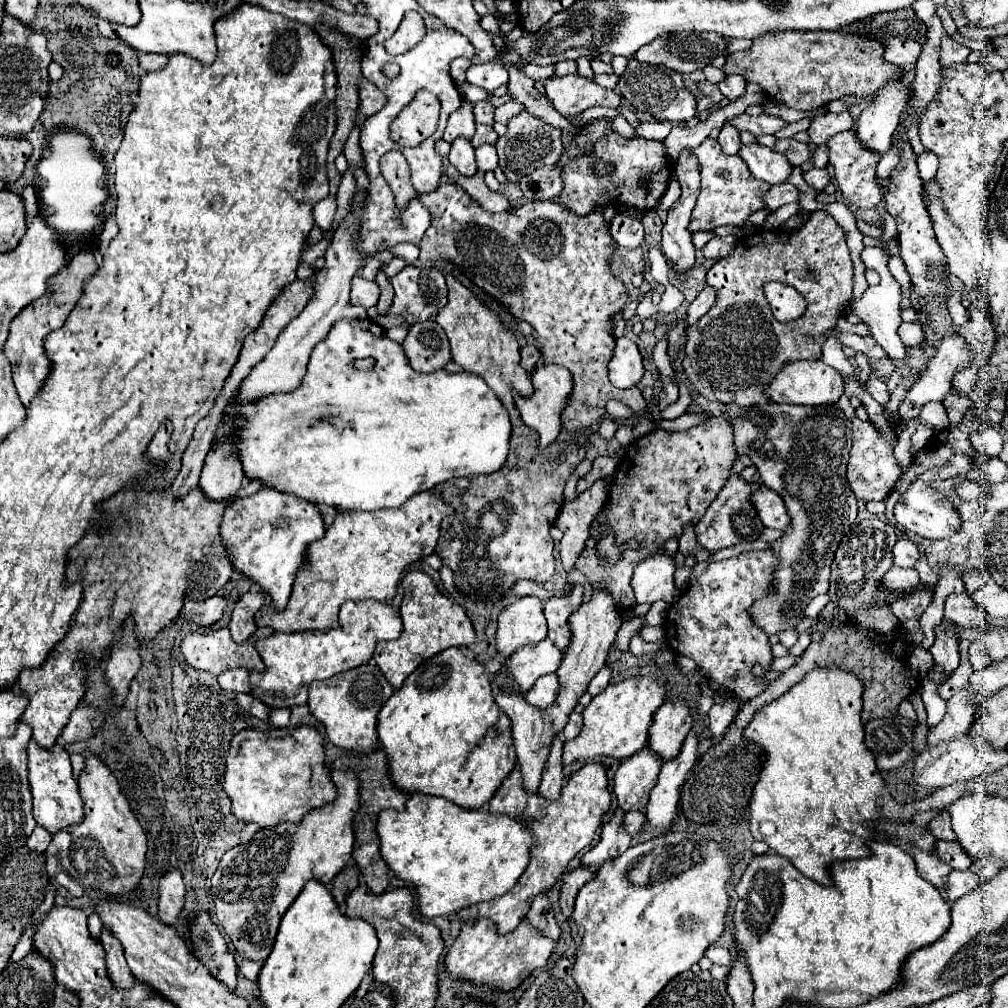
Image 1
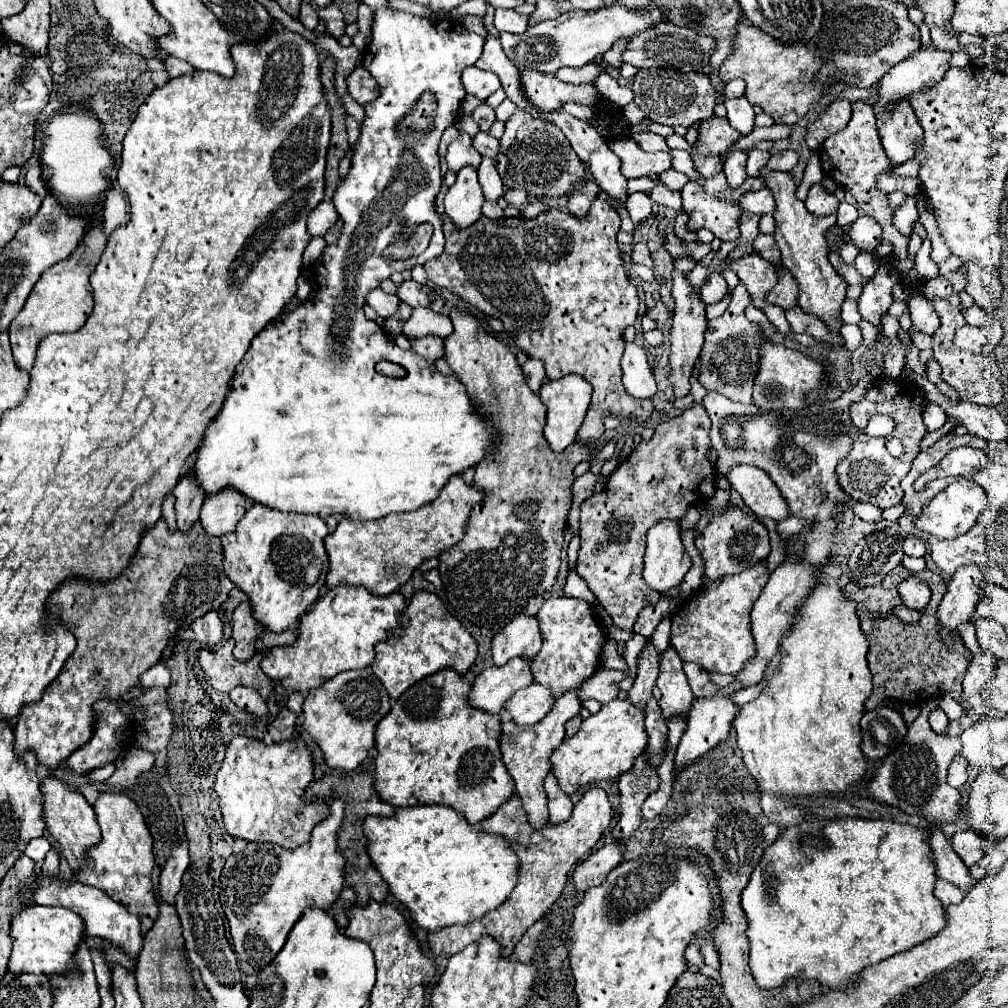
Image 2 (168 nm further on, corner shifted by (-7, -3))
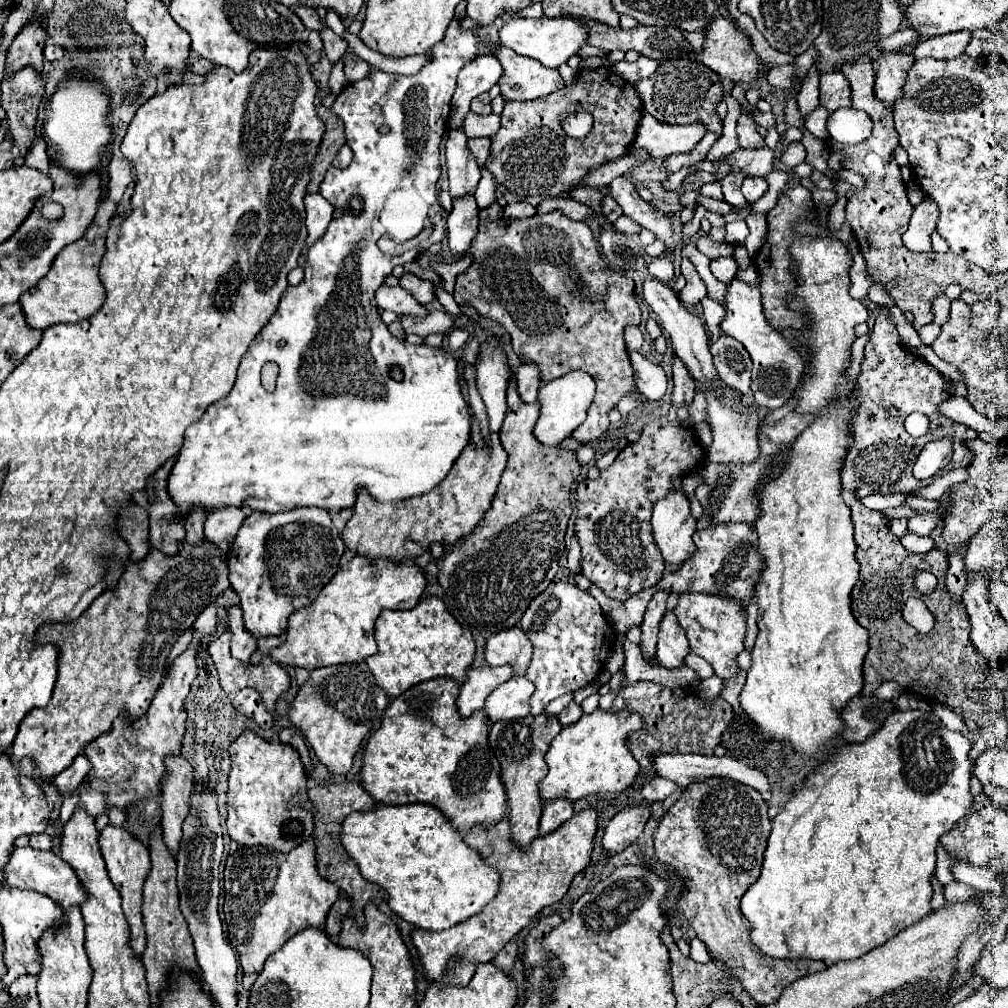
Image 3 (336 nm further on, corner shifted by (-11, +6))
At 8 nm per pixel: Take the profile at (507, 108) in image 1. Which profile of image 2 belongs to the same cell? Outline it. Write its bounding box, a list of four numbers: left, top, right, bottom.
[495,98,515,122]

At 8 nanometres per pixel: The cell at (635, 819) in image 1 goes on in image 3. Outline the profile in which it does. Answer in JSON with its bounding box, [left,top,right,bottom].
[641,777,677,803]

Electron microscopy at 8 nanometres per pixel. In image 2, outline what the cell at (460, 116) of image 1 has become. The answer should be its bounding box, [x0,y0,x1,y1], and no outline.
[447,132,481,172]

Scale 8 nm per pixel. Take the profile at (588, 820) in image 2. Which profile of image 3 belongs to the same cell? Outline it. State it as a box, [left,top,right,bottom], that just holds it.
[411,807,597,985]

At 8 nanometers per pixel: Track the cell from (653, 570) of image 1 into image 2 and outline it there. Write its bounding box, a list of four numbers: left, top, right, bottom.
[645,520,691,594]

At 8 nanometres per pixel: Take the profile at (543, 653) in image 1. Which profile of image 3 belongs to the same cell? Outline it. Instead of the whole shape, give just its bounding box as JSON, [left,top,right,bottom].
[457,667,513,715]

